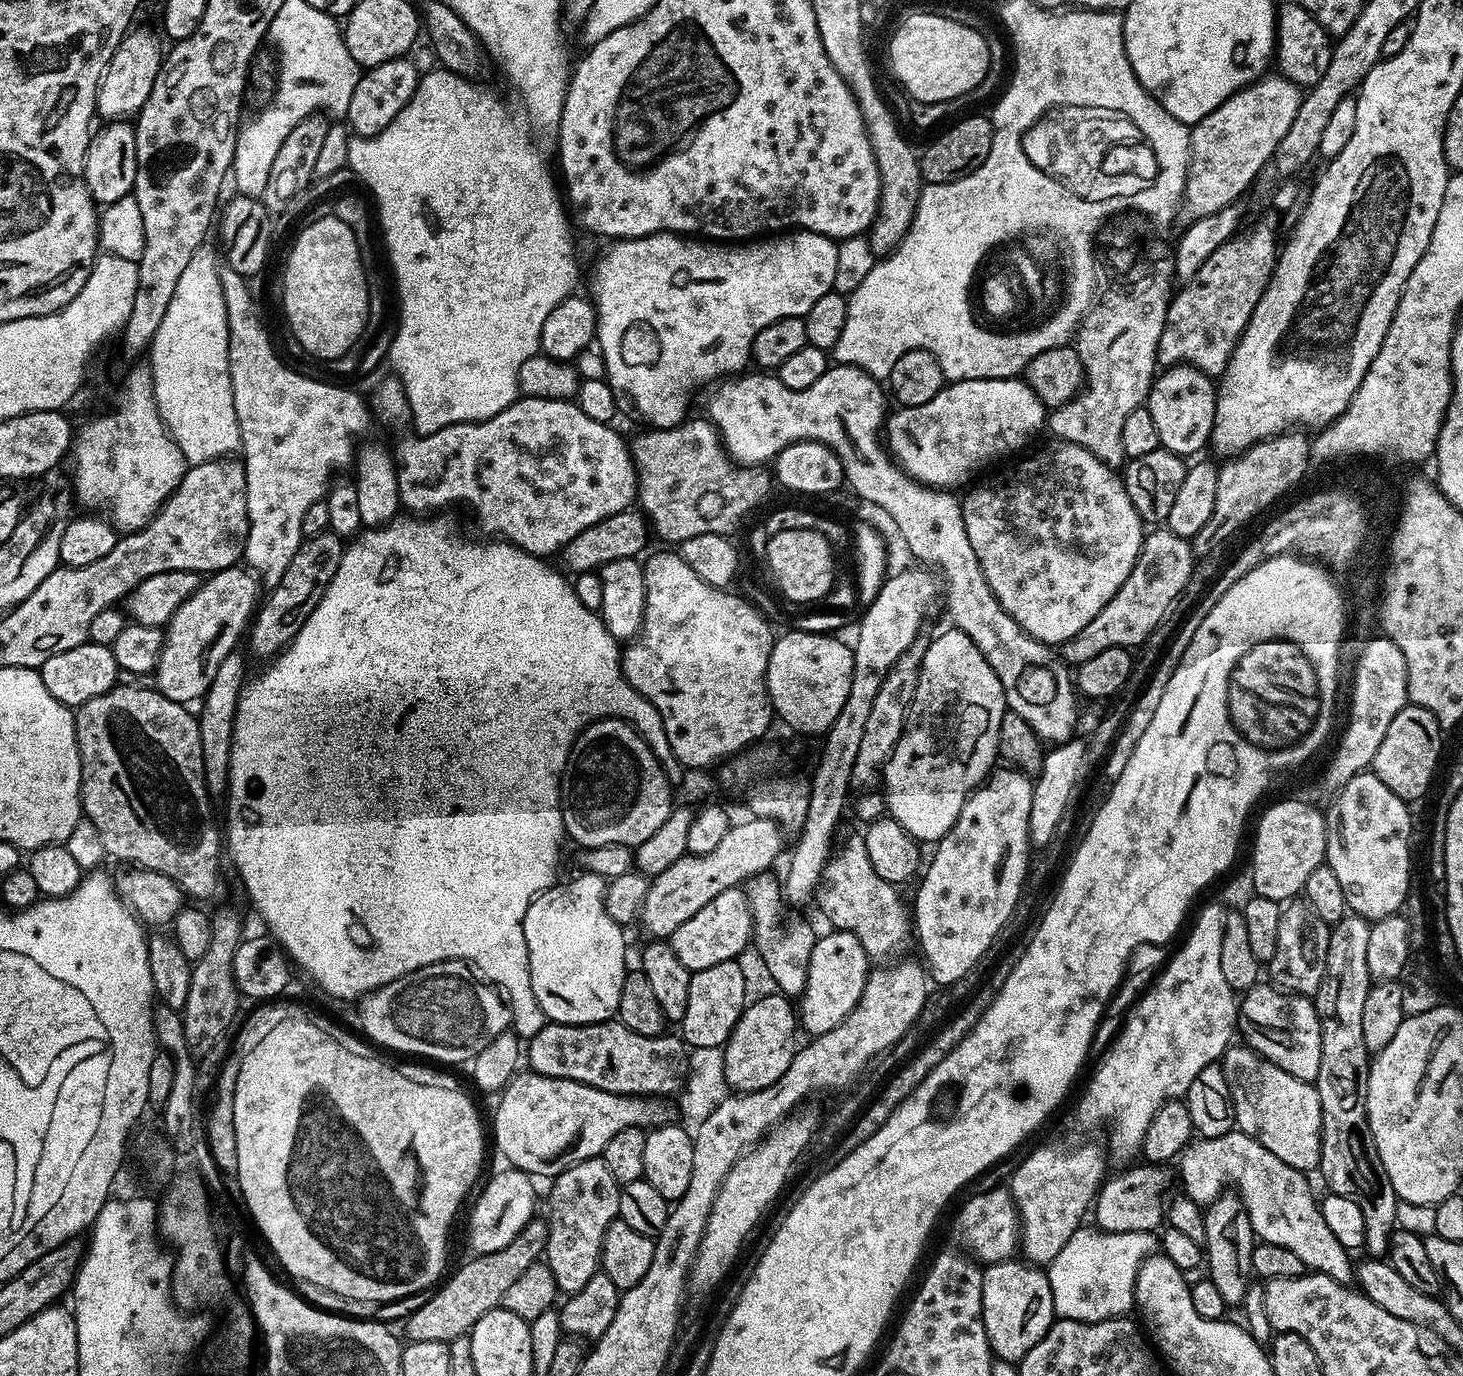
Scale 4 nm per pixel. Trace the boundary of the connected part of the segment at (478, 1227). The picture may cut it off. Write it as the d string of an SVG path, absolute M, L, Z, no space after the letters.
M505 1167L505 1172L496 1172L488 1180L484 1189L479 1189L480 1197L468 1216L468 1244L475 1255L485 1256L502 1250L518 1238L518 1234L534 1219L536 1208L536 1188L533 1177L519 1168Z

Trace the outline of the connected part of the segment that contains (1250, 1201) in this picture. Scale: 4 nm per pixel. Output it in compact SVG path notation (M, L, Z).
M1233 1130L1218 1138L1193 1139L1192 1143L1180 1153L1179 1164L1178 1180L1184 1183L1183 1195L1190 1197L1194 1203L1201 1206L1213 1204L1231 1186L1246 1206L1253 1233L1263 1243L1286 1246L1286 1250L1294 1250L1294 1254L1298 1254L1298 1258L1302 1258L1305 1269L1311 1270L1313 1273L1334 1278L1340 1284L1351 1285L1353 1283L1354 1260L1348 1257L1351 1256L1349 1249L1344 1248L1342 1242L1338 1242L1338 1238L1330 1231L1330 1226L1326 1226L1326 1218L1322 1218L1318 1196L1312 1193L1312 1188L1308 1185L1309 1177L1305 1173L1299 1172L1294 1166L1286 1166L1286 1162L1282 1162L1282 1158L1270 1154L1270 1150L1266 1150L1266 1146L1259 1144L1253 1136Z

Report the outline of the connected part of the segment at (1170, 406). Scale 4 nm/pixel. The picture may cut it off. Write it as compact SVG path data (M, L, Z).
M1173 364L1165 367L1152 382L1146 407L1158 430L1160 447L1185 458L1209 447L1216 413L1217 385L1213 377L1189 364Z

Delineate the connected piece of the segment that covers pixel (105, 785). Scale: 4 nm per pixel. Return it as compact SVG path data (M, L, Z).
M117 686L106 694L98 694L98 698L90 698L90 702L81 704L75 709L76 741L80 751L80 765L82 766L82 782L80 783L80 807L83 815L94 824L101 838L105 853L116 860L138 868L149 868L158 874L166 874L183 890L185 897L196 900L208 900L220 888L220 844L222 848L222 832L216 829L212 821L212 808L208 787L204 781L204 763L202 762L202 738L200 737L200 721L195 715L188 713L185 705L174 702L163 696L156 688L138 690Z

